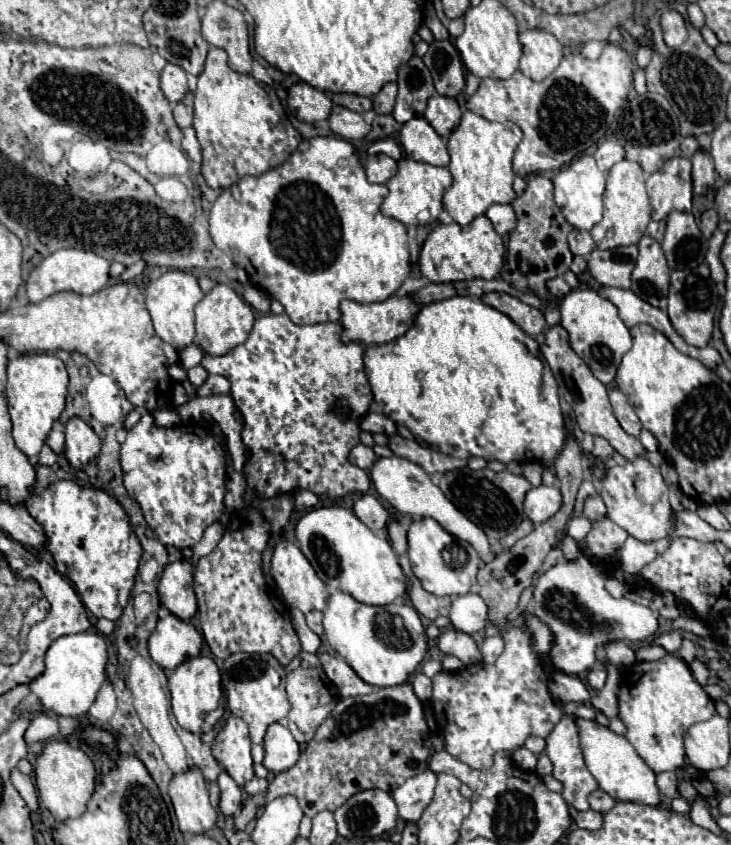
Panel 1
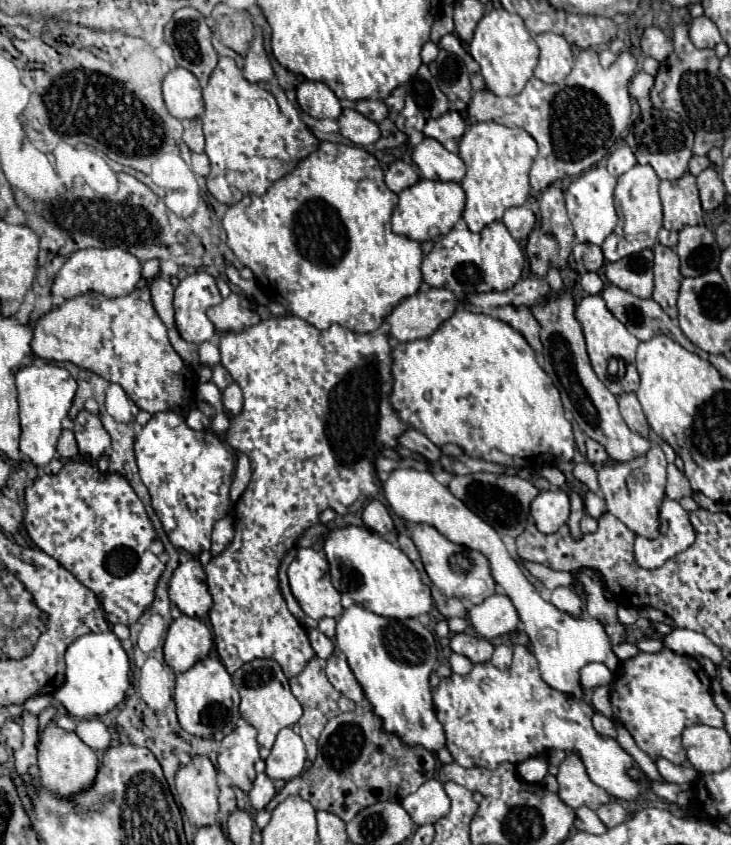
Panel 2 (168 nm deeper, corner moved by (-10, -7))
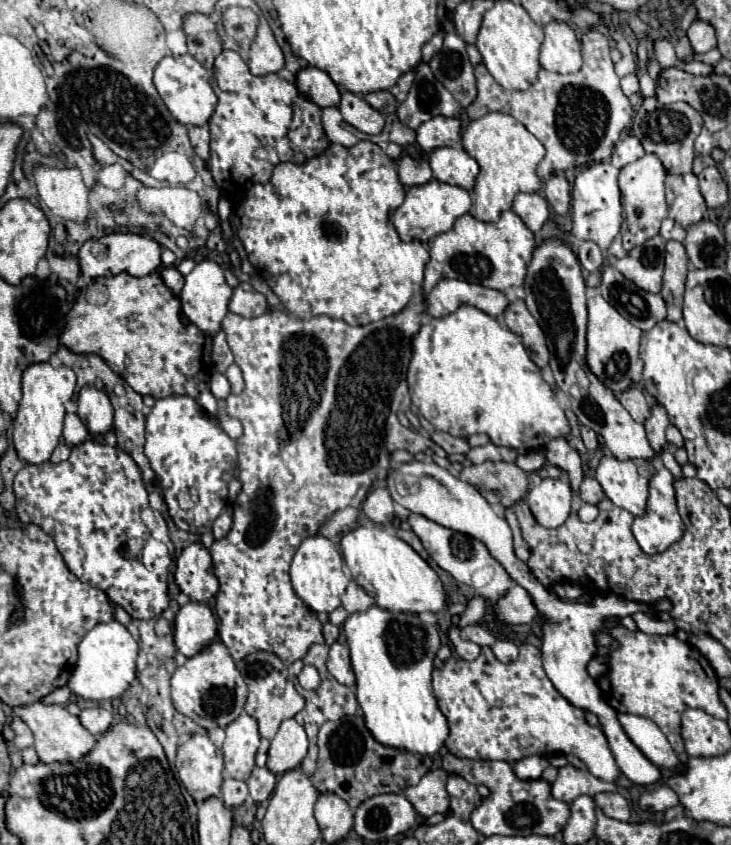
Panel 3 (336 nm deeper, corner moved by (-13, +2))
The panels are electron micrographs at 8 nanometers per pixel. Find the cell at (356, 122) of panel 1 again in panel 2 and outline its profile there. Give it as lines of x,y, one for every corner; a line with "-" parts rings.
343,109
341,117
337,119
339,131
343,137
351,139
355,145
367,147
379,139
379,125
367,117
363,117
355,109

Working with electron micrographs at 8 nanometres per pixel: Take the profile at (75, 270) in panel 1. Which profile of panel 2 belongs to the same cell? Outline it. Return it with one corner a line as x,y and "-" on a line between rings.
81,249
75,251
69,261
61,267
53,283
53,295
73,299
87,291
101,293
105,297
121,297
131,293
141,281
141,261
125,249

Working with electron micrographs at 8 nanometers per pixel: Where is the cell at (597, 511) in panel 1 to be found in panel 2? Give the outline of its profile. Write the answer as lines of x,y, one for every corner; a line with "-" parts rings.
593,491
585,493
585,509
587,509
587,515
591,515
595,519
599,519
607,511
603,497
599,493
593,493

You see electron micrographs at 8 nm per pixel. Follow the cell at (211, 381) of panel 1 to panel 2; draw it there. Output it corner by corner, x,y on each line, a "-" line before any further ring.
217,363
217,365
213,367
213,383
215,383
221,391
231,383
231,375
227,373
227,369
223,369
221,363

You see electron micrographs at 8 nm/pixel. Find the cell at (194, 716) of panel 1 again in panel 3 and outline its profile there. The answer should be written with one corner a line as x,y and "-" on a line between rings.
212,642
202,652
188,658
184,666
176,668
172,674
172,702
180,714
188,716
206,730
214,730
218,726
226,728
242,714
246,702
246,682
222,642

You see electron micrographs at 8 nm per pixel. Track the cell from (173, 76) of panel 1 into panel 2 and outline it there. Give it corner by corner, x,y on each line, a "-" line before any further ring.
175,67
165,75
163,99
169,113
181,121
201,117
205,111
199,79
183,67

